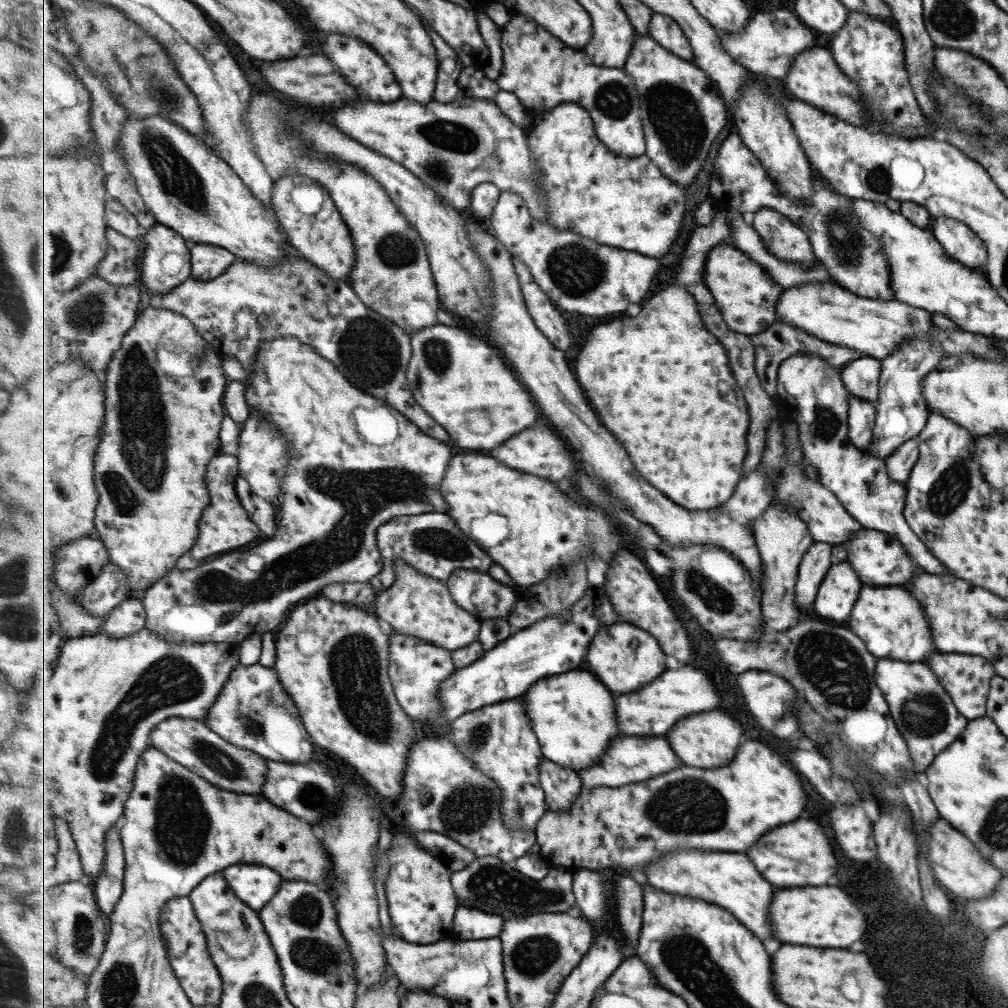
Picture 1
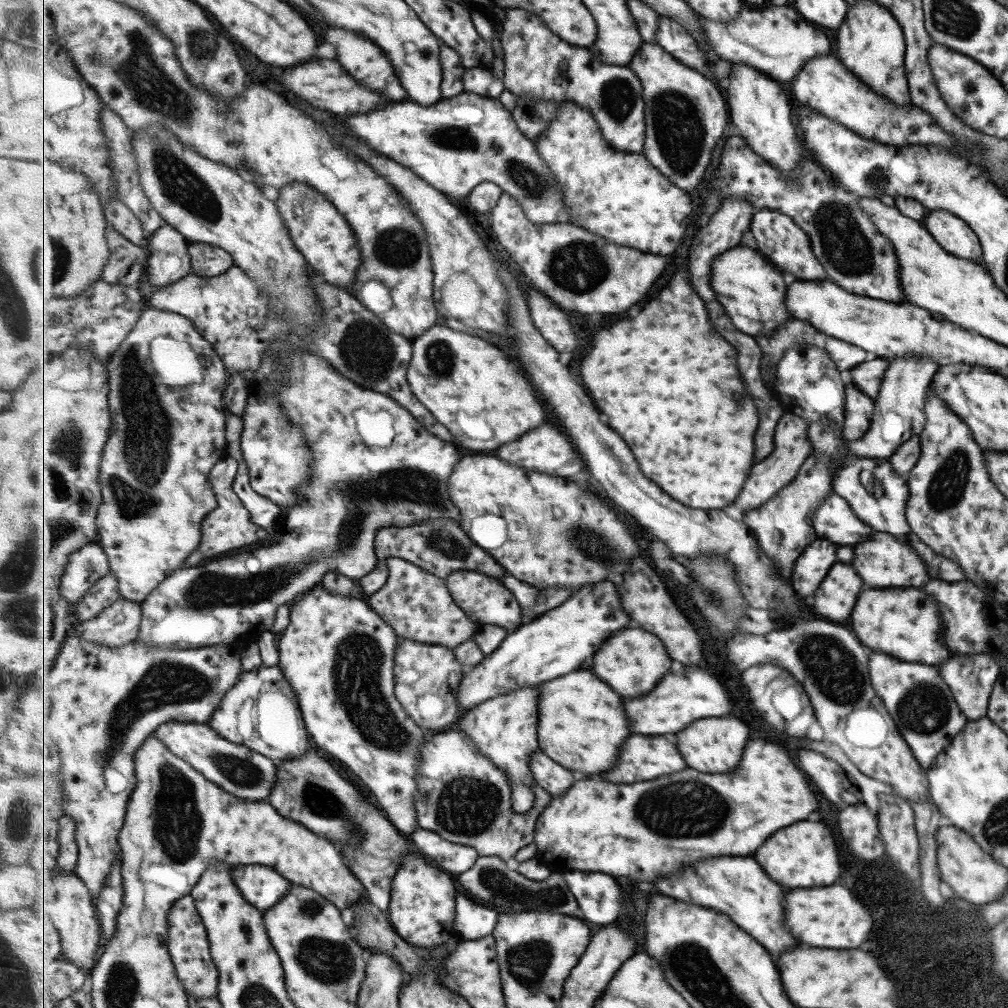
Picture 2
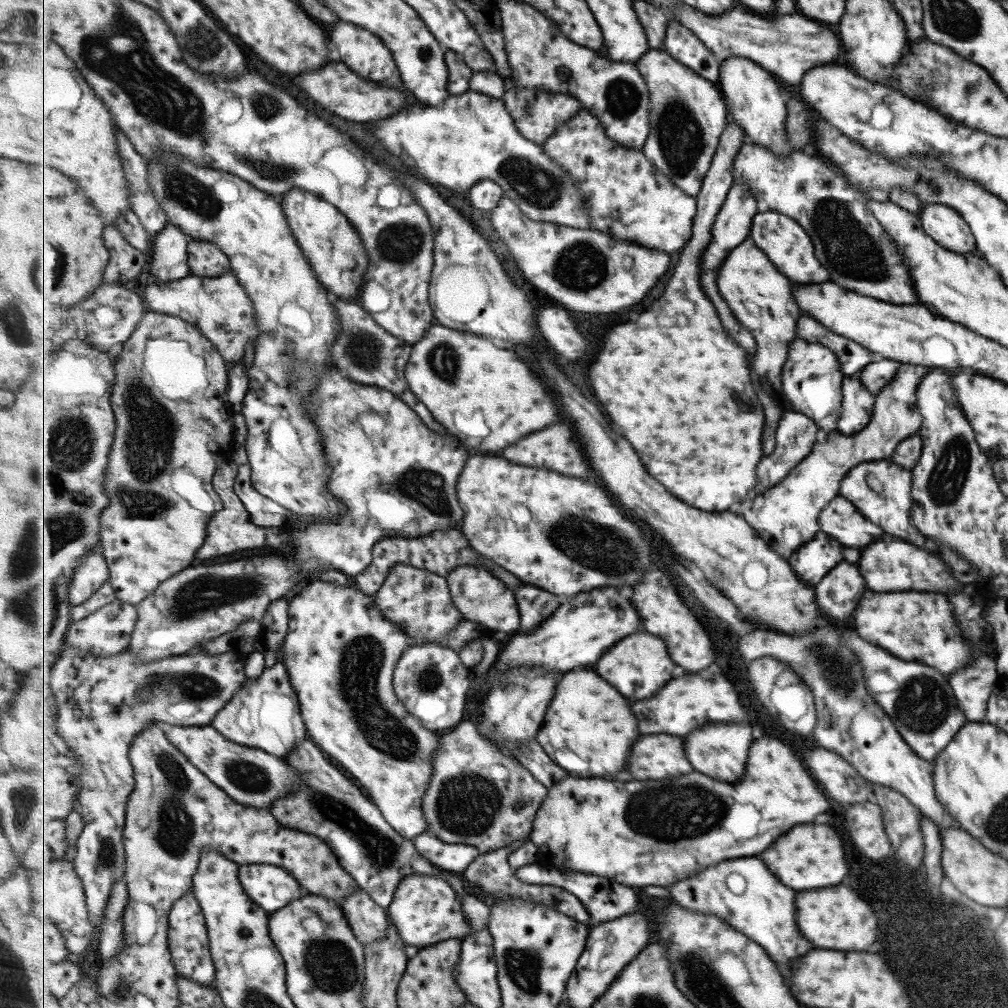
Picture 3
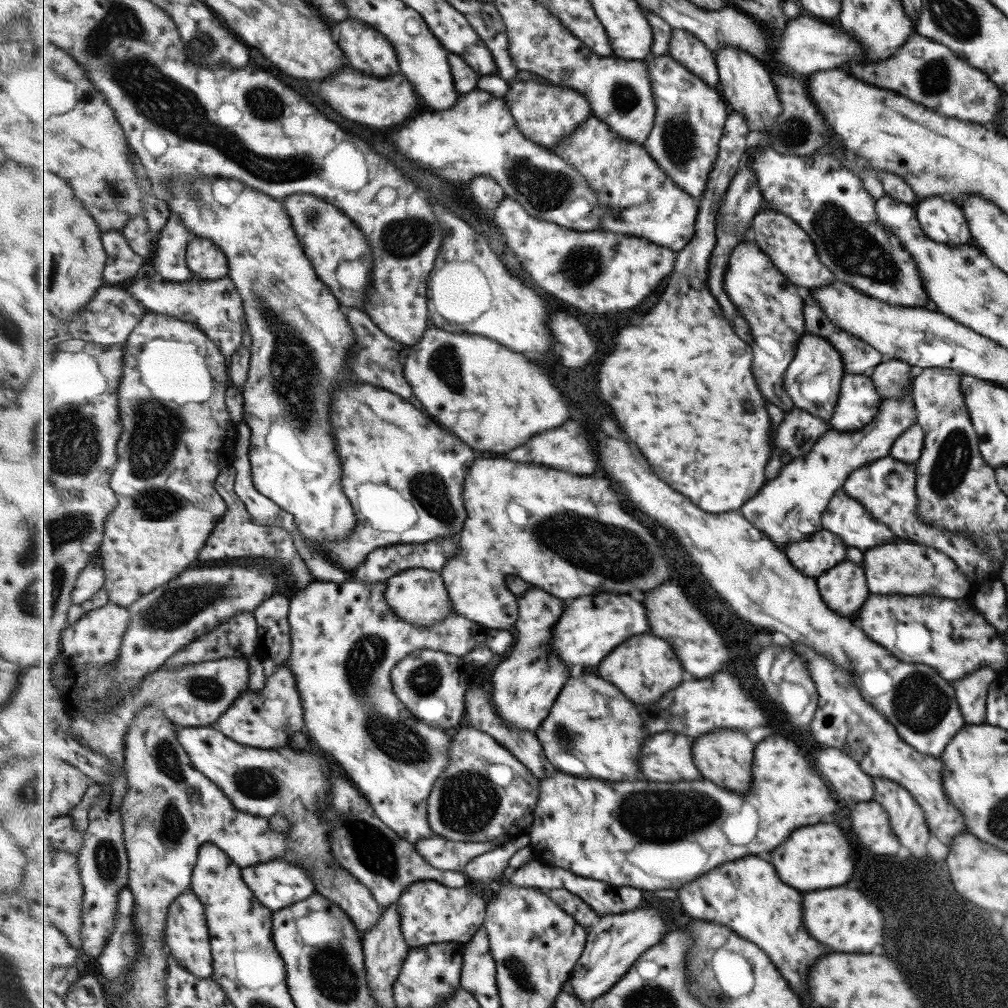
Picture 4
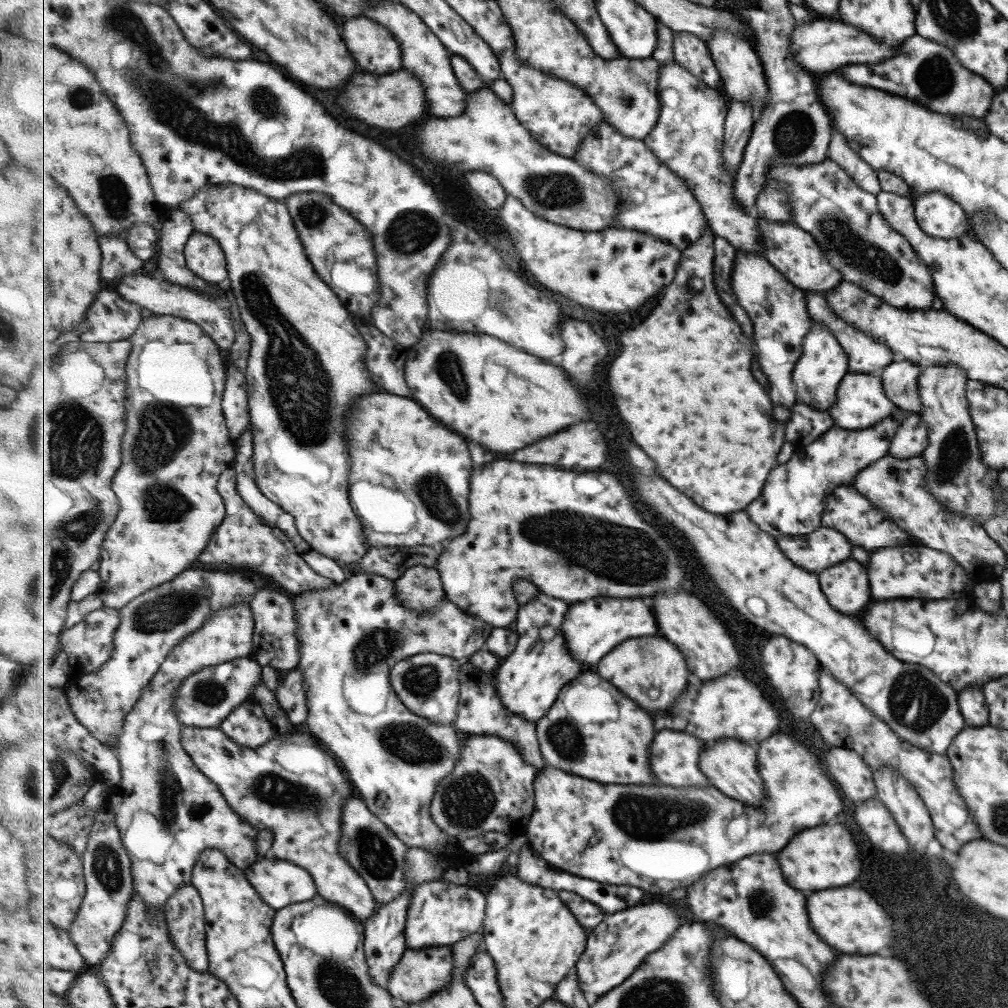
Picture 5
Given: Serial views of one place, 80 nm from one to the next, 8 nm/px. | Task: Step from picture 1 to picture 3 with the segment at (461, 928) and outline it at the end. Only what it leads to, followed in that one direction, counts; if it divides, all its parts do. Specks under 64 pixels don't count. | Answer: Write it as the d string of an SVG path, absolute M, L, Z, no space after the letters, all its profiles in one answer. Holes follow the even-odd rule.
M311 738L302 742L287 759L296 770L300 770L304 785L296 793L289 793L288 797L277 800L271 808L274 817L285 826L314 834L327 842L345 870L372 895L379 906L388 908L399 883L407 875L441 875L458 892L463 914L468 918L473 933L489 928L492 906L476 898L475 892L470 890L461 874L441 870L425 858L416 849L413 839L405 838L397 832L387 822L379 807L323 756Z

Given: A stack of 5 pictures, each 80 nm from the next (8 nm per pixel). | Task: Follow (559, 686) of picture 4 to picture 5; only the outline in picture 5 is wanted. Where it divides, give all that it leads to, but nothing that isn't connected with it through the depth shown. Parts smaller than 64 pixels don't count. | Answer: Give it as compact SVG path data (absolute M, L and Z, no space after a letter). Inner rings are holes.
M539 594L527 604L520 605L514 629L519 635L515 650L501 662L496 672L497 690L505 707L529 722L539 722L556 704L556 700L585 662L571 654L565 642L564 620L571 603Z

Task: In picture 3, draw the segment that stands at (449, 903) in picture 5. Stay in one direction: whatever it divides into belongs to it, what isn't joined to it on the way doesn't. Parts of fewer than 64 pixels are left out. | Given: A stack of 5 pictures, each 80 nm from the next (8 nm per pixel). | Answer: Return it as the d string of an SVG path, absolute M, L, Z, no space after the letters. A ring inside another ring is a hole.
M407 875L399 883L393 902L387 909L404 942L419 949L451 939L463 942L474 934L468 918L463 914L458 892L441 875Z

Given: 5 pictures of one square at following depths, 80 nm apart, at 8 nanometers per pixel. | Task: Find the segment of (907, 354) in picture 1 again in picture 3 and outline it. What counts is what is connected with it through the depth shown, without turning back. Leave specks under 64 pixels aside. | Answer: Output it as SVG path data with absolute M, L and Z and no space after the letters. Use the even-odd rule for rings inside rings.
M900 363L892 381L874 395L872 415L864 429L851 435L833 432L825 438L820 437L784 482L762 492L753 500L743 500L737 514L756 527L760 537L767 539L768 545L789 561L801 545L813 540L820 530L819 515L838 494L840 482L848 470L867 461L889 460L900 440L918 432L922 418L916 407L916 390L919 381L930 369Z

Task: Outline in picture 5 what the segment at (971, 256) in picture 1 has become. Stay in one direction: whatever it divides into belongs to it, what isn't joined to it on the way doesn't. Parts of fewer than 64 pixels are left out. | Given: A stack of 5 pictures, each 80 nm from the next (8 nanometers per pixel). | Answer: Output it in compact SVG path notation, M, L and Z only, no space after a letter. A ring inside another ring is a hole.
M913 194L914 218L920 229L933 238L958 238L970 231L965 211L946 194Z

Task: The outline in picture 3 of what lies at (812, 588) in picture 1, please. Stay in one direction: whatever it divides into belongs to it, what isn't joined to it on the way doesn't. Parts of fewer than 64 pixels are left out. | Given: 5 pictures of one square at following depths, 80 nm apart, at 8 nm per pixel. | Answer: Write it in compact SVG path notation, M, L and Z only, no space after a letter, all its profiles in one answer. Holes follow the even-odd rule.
M820 530L813 540L801 545L789 562L805 587L815 587L817 582L841 560L841 544Z

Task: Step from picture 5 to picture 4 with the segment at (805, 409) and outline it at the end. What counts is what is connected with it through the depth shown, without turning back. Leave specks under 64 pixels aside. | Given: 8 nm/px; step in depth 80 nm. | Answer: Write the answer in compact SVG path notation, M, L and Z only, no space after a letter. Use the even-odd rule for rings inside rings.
M794 407L783 419L783 424L777 434L777 450L773 452L773 458L767 466L767 480L779 477L786 464L783 462L783 454L788 453L791 460L806 454L813 443L829 429L820 418L809 412Z

